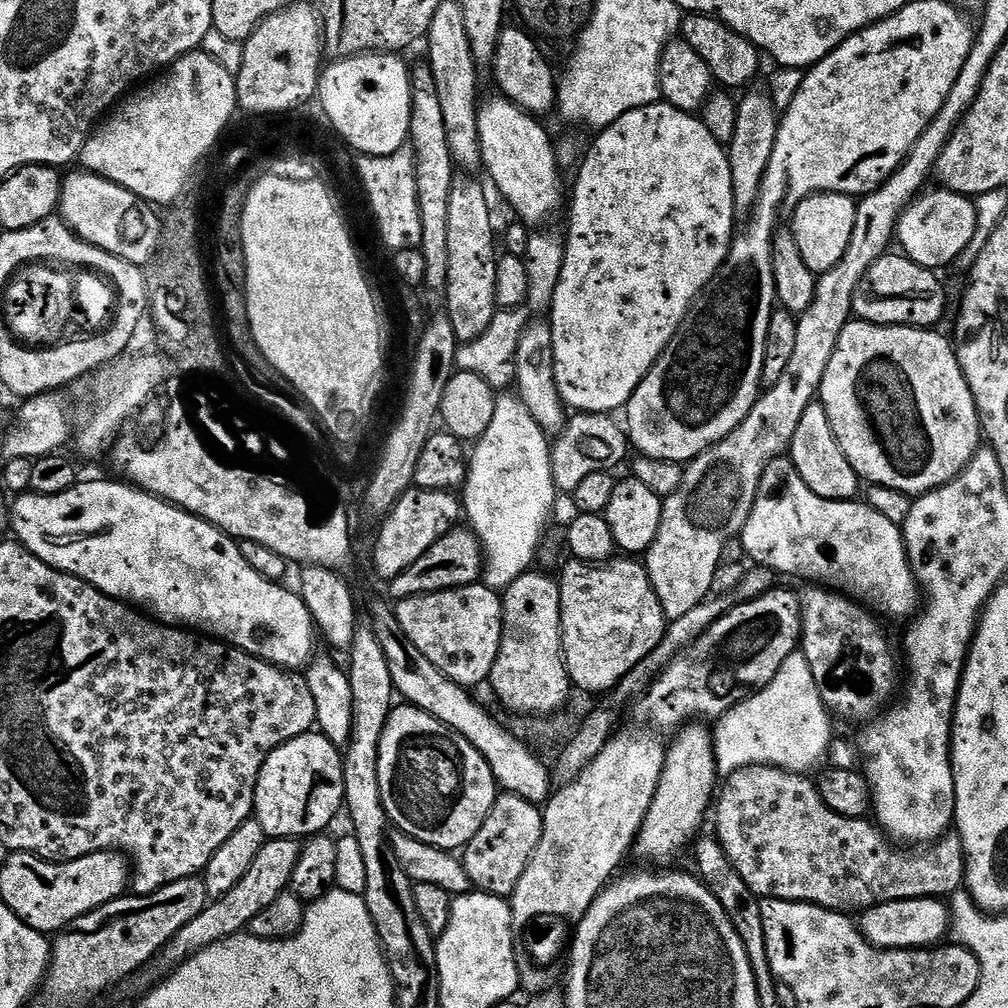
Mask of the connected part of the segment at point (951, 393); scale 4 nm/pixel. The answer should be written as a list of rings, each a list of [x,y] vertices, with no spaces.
[[[853,318],[842,330],[836,343],[834,354],[830,358],[830,366],[826,366],[826,374],[820,383],[818,393],[819,403],[823,404],[826,414],[830,414],[830,426],[850,462],[854,466],[856,475],[861,481],[869,485],[881,484],[890,490],[905,492],[907,496],[916,498],[925,492],[934,492],[944,484],[956,479],[965,466],[976,456],[977,448],[982,444],[982,429],[980,427],[980,413],[976,411],[976,400],[972,396],[970,386],[964,377],[960,359],[956,356],[953,341],[939,336],[936,330],[927,328],[906,328],[903,324],[872,324],[868,320]]]

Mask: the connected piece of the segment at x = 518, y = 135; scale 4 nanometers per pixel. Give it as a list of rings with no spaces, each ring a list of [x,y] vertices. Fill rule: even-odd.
[[[497,98],[489,104],[481,103],[476,113],[478,134],[480,135],[480,154],[483,167],[488,167],[496,188],[512,203],[519,219],[529,226],[540,226],[544,219],[560,204],[560,175],[561,169],[556,163],[553,141],[548,141],[544,128],[537,117],[524,112],[511,100]]]

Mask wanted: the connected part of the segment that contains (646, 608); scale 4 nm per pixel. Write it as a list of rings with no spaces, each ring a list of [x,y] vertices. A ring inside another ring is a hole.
[[[575,558],[569,559],[569,564],[565,566],[564,573],[558,576],[560,586],[560,633],[562,634],[562,646],[564,647],[564,665],[568,667],[568,679],[573,685],[576,684],[584,692],[604,692],[607,688],[615,689],[621,680],[626,678],[626,674],[630,674],[630,670],[638,667],[642,661],[650,655],[650,653],[659,646],[666,631],[666,621],[664,619],[664,611],[662,610],[662,602],[658,602],[658,594],[654,590],[654,586],[648,577],[648,569],[643,563],[640,564],[636,558],[613,558],[606,560],[600,564],[587,564],[585,560]]]

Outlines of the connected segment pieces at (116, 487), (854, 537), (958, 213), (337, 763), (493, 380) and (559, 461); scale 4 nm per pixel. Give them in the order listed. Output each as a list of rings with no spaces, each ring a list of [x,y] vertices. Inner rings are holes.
[[[88,480],[78,482],[70,490],[66,490],[57,496],[37,496],[35,494],[20,494],[15,497],[10,508],[10,528],[15,539],[24,547],[31,550],[33,554],[42,562],[46,562],[51,568],[57,568],[60,572],[65,572],[71,576],[77,576],[79,580],[85,580],[88,584],[93,584],[100,592],[107,596],[112,596],[115,600],[123,600],[140,610],[147,610],[153,617],[164,622],[175,622],[180,626],[196,626],[200,624],[199,631],[215,638],[225,644],[230,644],[234,648],[241,648],[244,652],[249,652],[251,656],[258,656],[268,664],[274,664],[277,668],[285,670],[300,670],[313,659],[312,643],[318,640],[318,633],[313,625],[312,616],[308,612],[308,607],[300,599],[295,591],[283,588],[283,583],[267,580],[246,562],[242,554],[239,543],[227,532],[214,527],[210,522],[206,522],[200,516],[195,516],[192,512],[179,508],[177,504],[170,504],[167,500],[161,500],[158,496],[152,496],[143,488],[133,486],[131,483],[115,484],[112,480]]]
[[[791,462],[785,463],[784,472],[788,475],[784,481],[769,475],[760,485],[756,505],[748,516],[746,526],[740,531],[738,543],[753,560],[751,563],[771,568],[773,573],[779,575],[781,572],[784,576],[808,580],[804,582],[834,586],[835,591],[850,594],[851,599],[861,605],[871,606],[881,617],[908,616],[912,611],[915,613],[920,596],[922,600],[922,589],[912,571],[912,563],[908,560],[908,548],[904,544],[901,525],[890,522],[890,518],[882,518],[882,514],[878,514],[878,510],[866,502],[818,498],[818,494],[814,494],[814,490],[802,482]]]
[[[936,190],[936,208],[924,208],[924,195],[920,194],[909,203],[908,207],[900,213],[900,220],[896,223],[894,233],[898,244],[901,244],[903,255],[923,268],[933,270],[947,269],[952,260],[966,249],[967,243],[974,235],[975,206],[969,197],[958,192],[950,192],[948,202],[940,202]]]
[[[319,731],[287,740],[266,758],[258,774],[254,809],[265,837],[311,838],[323,833],[344,807],[344,756]]]
[[[544,230],[532,232],[530,242],[526,246],[526,254],[523,256],[526,274],[530,280],[526,306],[497,311],[490,326],[486,326],[486,330],[482,330],[482,334],[478,334],[478,338],[463,341],[457,350],[456,368],[461,372],[478,374],[478,378],[482,378],[497,390],[508,390],[513,387],[516,378],[518,342],[522,342],[522,334],[532,323],[534,314],[544,314],[551,309],[558,278],[562,274],[565,241],[562,239],[561,233],[559,236],[556,232],[540,231]]]
[[[576,414],[565,423],[564,431],[555,437],[552,450],[552,478],[561,493],[575,493],[582,478],[595,472],[616,470],[630,452],[630,441],[625,429],[612,421],[608,414]]]

